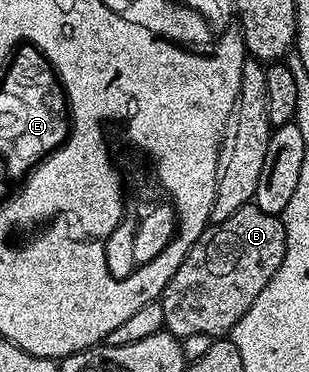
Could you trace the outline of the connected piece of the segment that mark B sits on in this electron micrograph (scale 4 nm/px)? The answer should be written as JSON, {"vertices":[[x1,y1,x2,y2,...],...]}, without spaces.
{"vertices":[[254,202,229,214,225,222,208,224,163,291,166,331,180,338,193,334,226,337,245,310,253,306,253,298,265,290,269,278,277,274,286,249,287,231,282,219,265,214]]}

